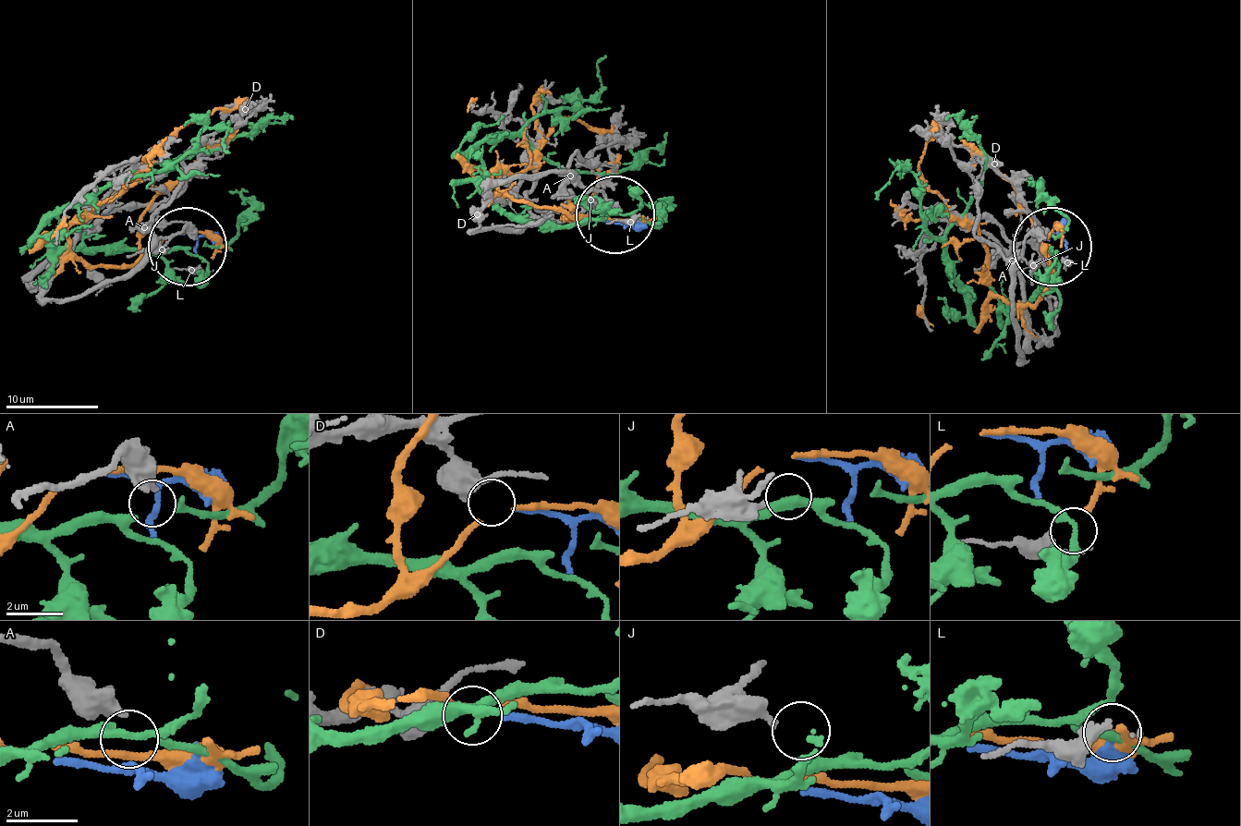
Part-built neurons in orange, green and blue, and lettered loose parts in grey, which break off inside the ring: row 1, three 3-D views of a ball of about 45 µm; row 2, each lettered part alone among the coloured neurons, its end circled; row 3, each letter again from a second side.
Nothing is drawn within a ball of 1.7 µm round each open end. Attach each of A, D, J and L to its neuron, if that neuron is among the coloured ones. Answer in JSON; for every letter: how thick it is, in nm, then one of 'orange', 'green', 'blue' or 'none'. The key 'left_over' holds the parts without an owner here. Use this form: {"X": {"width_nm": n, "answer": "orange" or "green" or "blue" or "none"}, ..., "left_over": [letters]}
{"A": {"width_nm": 400, "answer": "none"}, "D": {"width_nm": 550, "answer": "blue"}, "J": {"width_nm": 280, "answer": "green"}, "L": {"width_nm": 200, "answer": "orange"}, "left_over": ["A"]}

